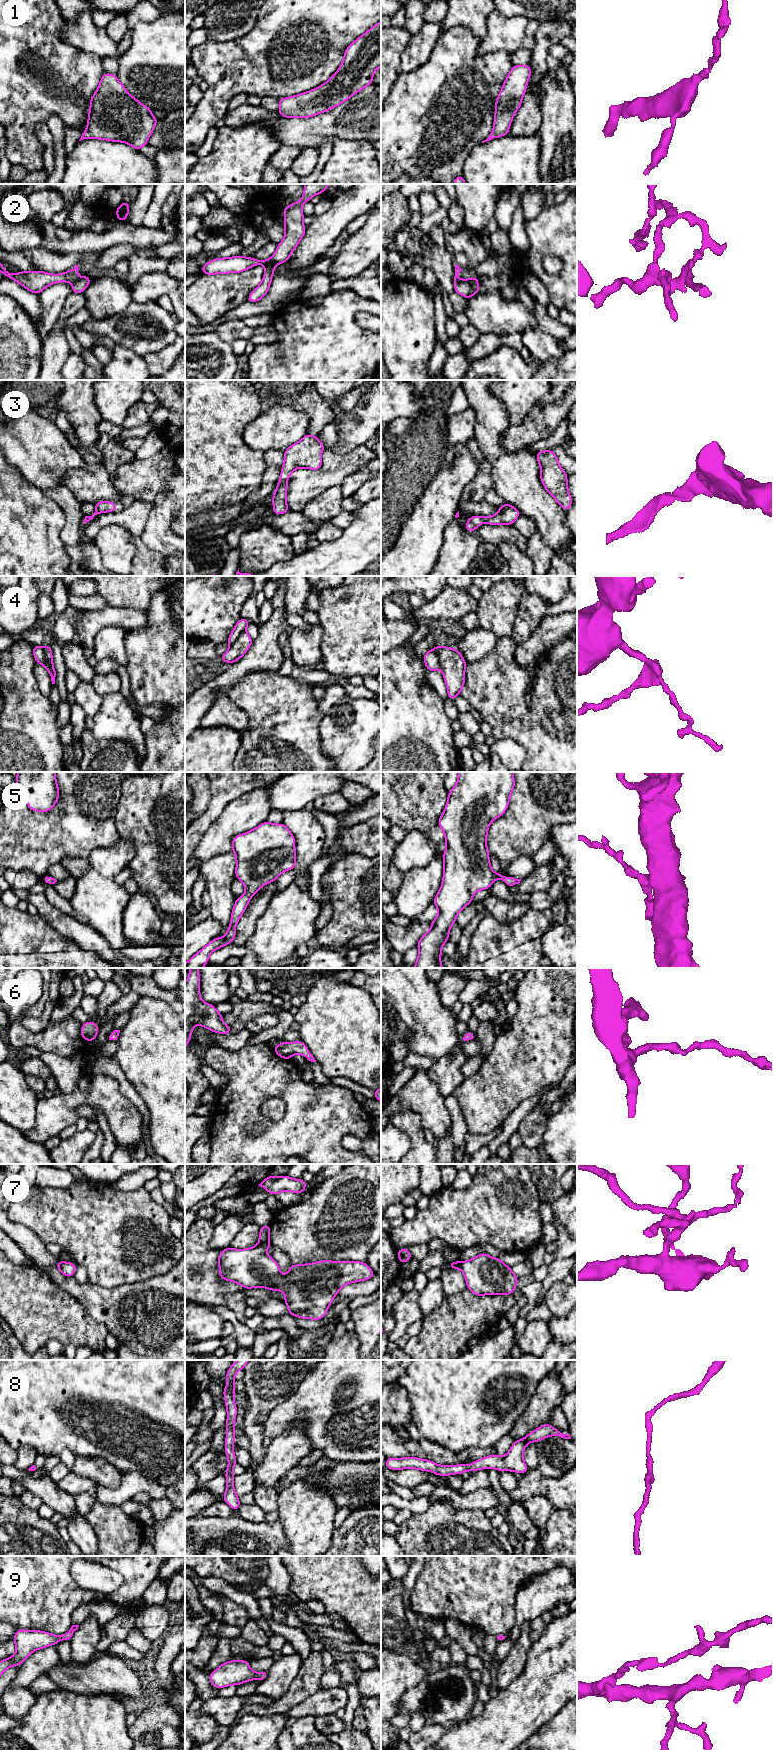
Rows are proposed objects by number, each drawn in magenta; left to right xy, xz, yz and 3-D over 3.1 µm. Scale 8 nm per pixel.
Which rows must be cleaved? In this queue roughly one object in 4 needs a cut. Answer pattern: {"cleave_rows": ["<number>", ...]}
{"cleave_rows": ["2", "4"]}

